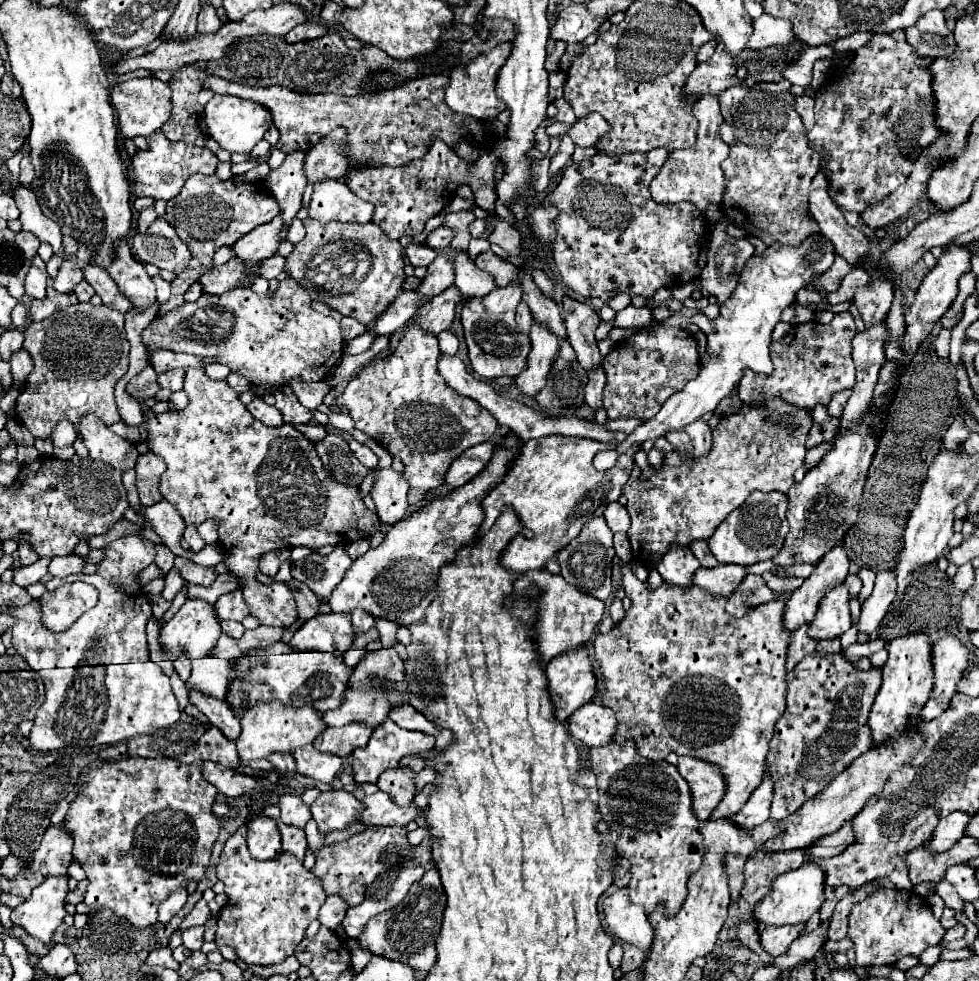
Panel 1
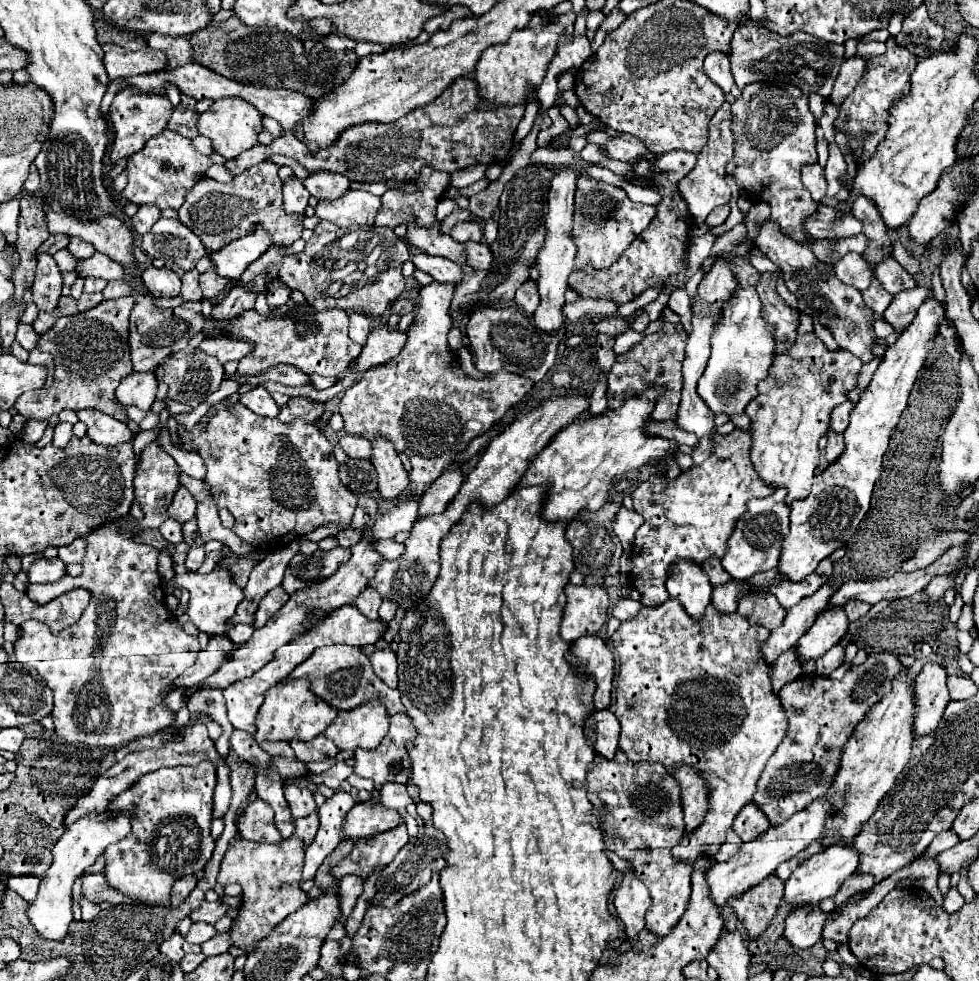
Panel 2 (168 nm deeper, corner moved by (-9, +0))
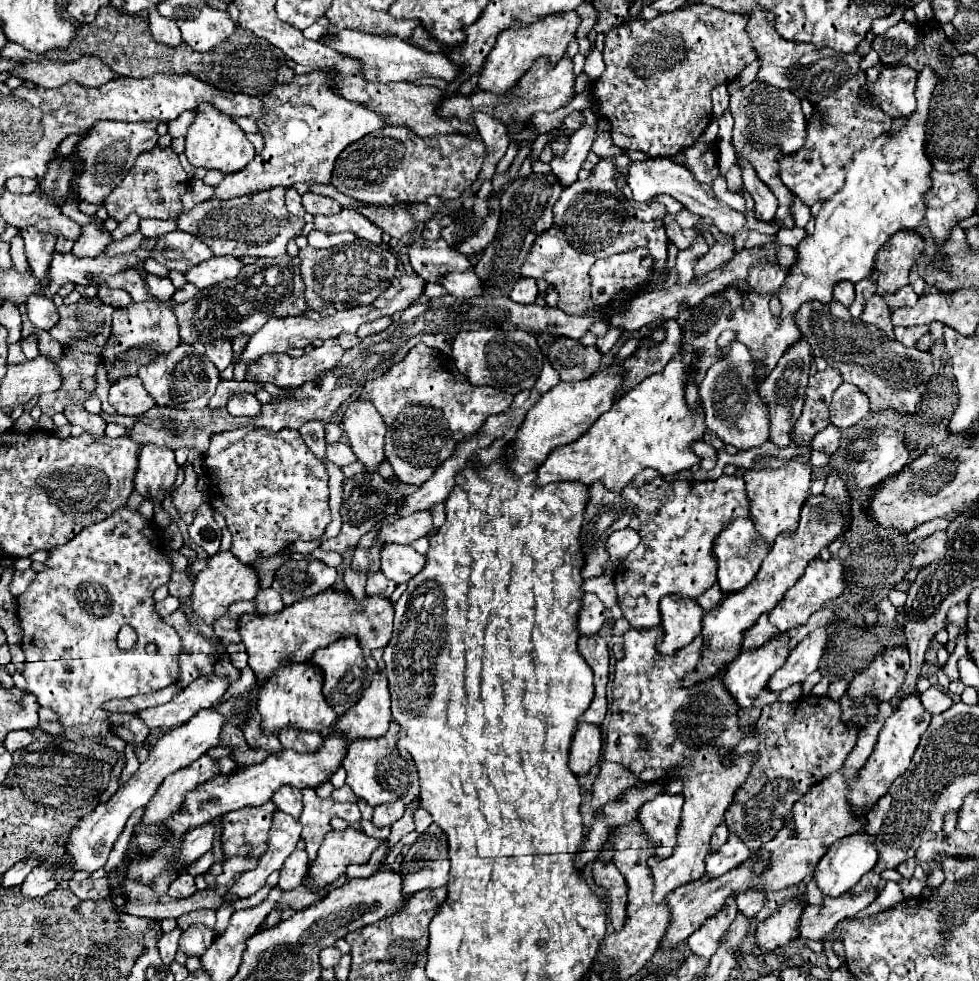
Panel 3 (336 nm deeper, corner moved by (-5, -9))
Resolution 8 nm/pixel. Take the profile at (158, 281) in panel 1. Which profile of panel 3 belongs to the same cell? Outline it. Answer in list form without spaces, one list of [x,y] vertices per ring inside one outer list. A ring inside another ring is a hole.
[[[147,274],[145,276],[145,284],[147,284],[147,290],[149,290],[153,300],[157,300],[157,302],[171,302],[173,300],[175,286],[171,284],[171,280],[167,276]]]

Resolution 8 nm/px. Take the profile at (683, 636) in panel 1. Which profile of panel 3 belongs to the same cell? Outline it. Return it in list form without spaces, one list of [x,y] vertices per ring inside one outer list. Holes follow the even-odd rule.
[[[661,624],[645,630],[631,628],[623,634],[625,656],[615,664],[611,720],[605,744],[605,760],[627,766],[643,782],[665,780],[669,770],[675,772],[675,778],[683,780],[685,806],[681,814],[679,844],[669,858],[649,860],[655,878],[653,898],[657,902],[663,902],[669,892],[699,880],[705,874],[705,858],[711,852],[711,836],[715,828],[725,822],[729,804],[733,804],[737,790],[759,758],[759,754],[749,752],[733,756],[733,760],[725,764],[741,740],[757,736],[753,724],[747,728],[739,726],[739,704],[723,684],[729,664],[725,664],[721,672],[709,680],[683,686],[683,678],[693,674],[701,660],[701,650],[705,646],[703,636],[697,636],[691,644],[673,654],[661,654],[657,650],[661,640]],[[643,742],[647,746],[643,746]],[[721,748],[727,748],[729,752],[721,754]]]

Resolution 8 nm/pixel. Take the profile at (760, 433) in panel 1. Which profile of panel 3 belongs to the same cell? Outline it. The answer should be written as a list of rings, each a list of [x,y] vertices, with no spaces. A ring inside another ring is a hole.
[[[645,470],[645,472],[641,472],[641,476],[637,476],[637,480],[633,482],[633,488],[627,488],[625,492],[621,492],[621,494],[627,494],[625,498],[627,500],[631,500],[631,502],[635,502],[635,512],[637,512],[637,518],[641,520],[641,528],[639,528],[639,534],[641,534],[641,544],[615,568],[615,570],[623,570],[623,572],[615,572],[613,574],[613,578],[615,578],[615,586],[617,586],[617,594],[619,594],[619,606],[621,606],[621,610],[623,610],[623,616],[629,620],[629,624],[633,626],[633,628],[653,628],[653,626],[657,626],[659,622],[661,622],[661,610],[659,610],[659,600],[663,598],[663,596],[667,596],[667,594],[681,594],[681,596],[685,596],[685,598],[697,598],[699,594],[703,594],[707,588],[711,588],[713,584],[715,584],[715,580],[717,580],[717,558],[713,556],[713,542],[715,542],[715,538],[719,536],[719,532],[723,530],[723,528],[727,528],[735,518],[739,518],[739,516],[745,516],[747,512],[749,512],[749,508],[751,508],[751,502],[749,502],[749,498],[747,498],[747,490],[745,490],[745,480],[743,480],[743,488],[741,488],[741,480],[739,480],[739,476],[721,476],[721,478],[717,478],[717,480],[707,480],[707,482],[695,482],[695,480],[687,480],[687,482],[683,482],[683,484],[677,484],[677,480],[673,480],[673,482],[667,482],[663,476],[657,476],[657,472],[653,472],[653,470]]]

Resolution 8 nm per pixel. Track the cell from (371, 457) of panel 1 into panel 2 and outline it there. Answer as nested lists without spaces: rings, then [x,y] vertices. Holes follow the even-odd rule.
[[[351,433],[341,435],[339,445],[353,459],[369,459],[371,457],[371,443],[361,435],[351,435]]]

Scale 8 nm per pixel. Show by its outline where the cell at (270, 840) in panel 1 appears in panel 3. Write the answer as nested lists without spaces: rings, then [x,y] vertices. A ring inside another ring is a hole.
[[[273,802],[249,806],[223,816],[223,850],[229,856],[261,856],[271,830]]]

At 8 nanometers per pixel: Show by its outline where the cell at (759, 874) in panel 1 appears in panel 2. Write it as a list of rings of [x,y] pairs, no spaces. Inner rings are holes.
[[[769,875],[763,883],[729,901],[729,907],[733,909],[735,917],[747,929],[747,939],[757,939],[757,935],[771,923],[781,897],[783,881],[775,875]]]

